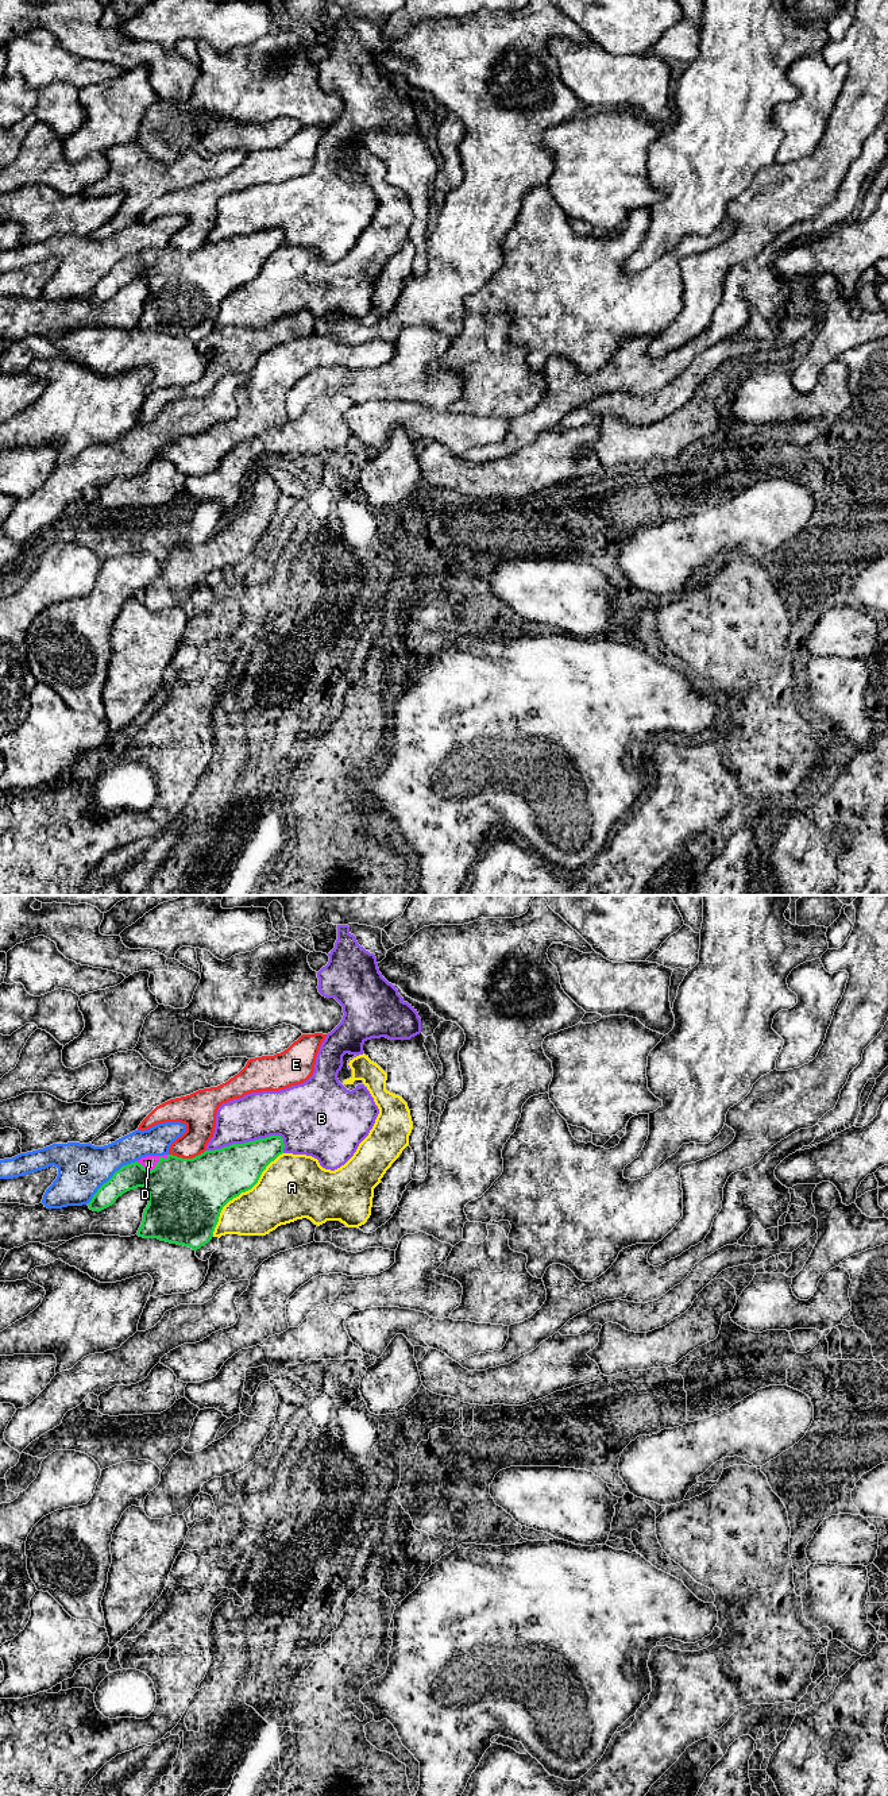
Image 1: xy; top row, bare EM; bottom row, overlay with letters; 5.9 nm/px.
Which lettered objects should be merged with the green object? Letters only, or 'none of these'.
D

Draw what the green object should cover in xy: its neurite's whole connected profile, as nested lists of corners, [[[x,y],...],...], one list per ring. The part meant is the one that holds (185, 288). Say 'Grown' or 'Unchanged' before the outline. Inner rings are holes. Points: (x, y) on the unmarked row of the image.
Grown. [[[270,228],[193,251],[146,248],[116,263],[88,298],[101,304],[124,285],[146,280],[148,297],[136,327],[197,343],[212,332],[223,300],[251,282],[283,240],[281,228]]]

